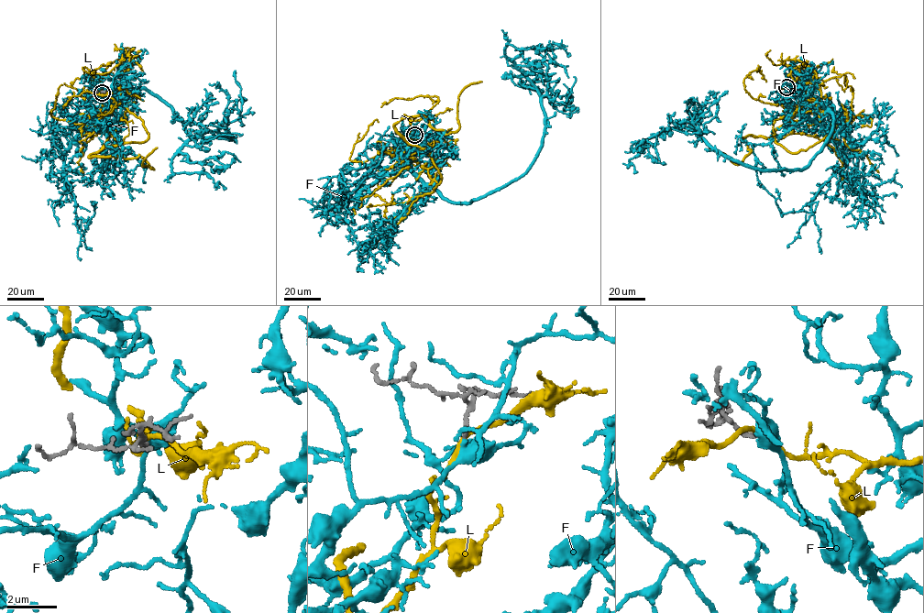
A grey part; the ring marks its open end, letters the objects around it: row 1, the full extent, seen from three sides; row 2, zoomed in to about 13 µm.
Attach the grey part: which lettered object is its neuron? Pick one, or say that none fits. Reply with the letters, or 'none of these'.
F

